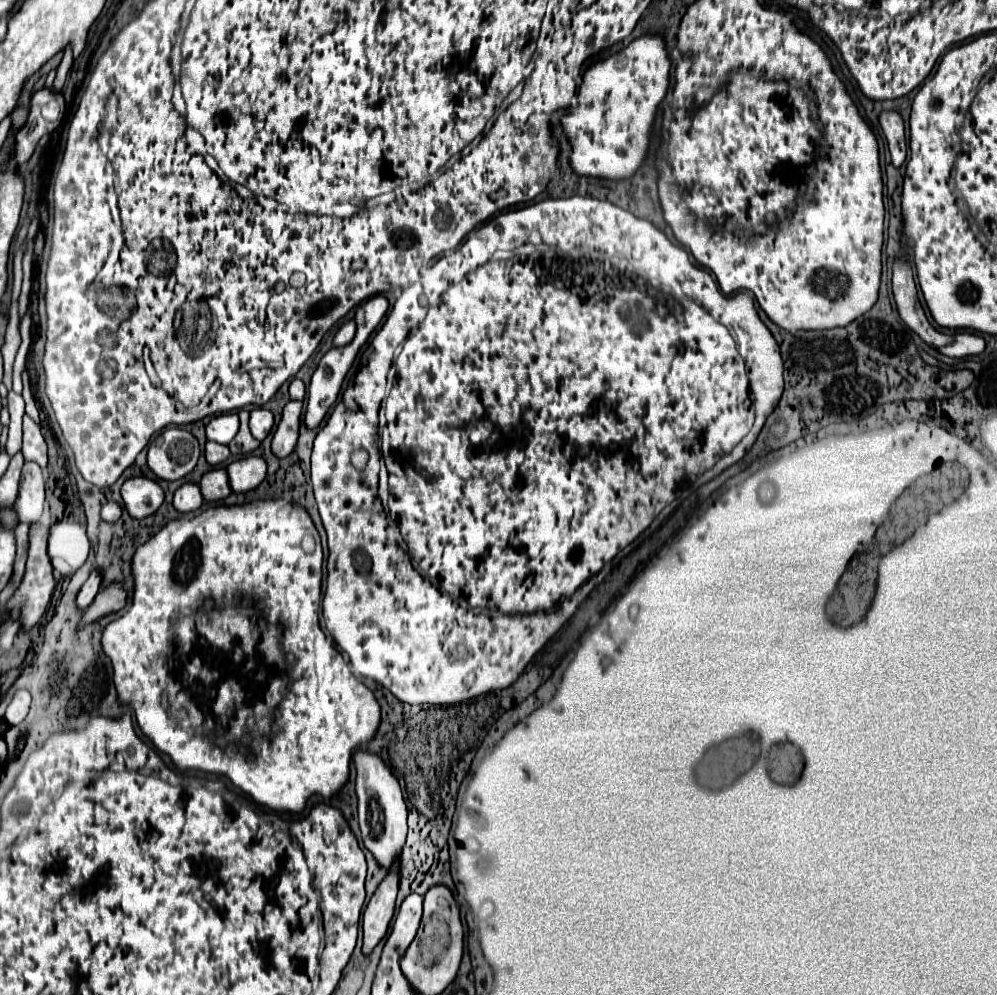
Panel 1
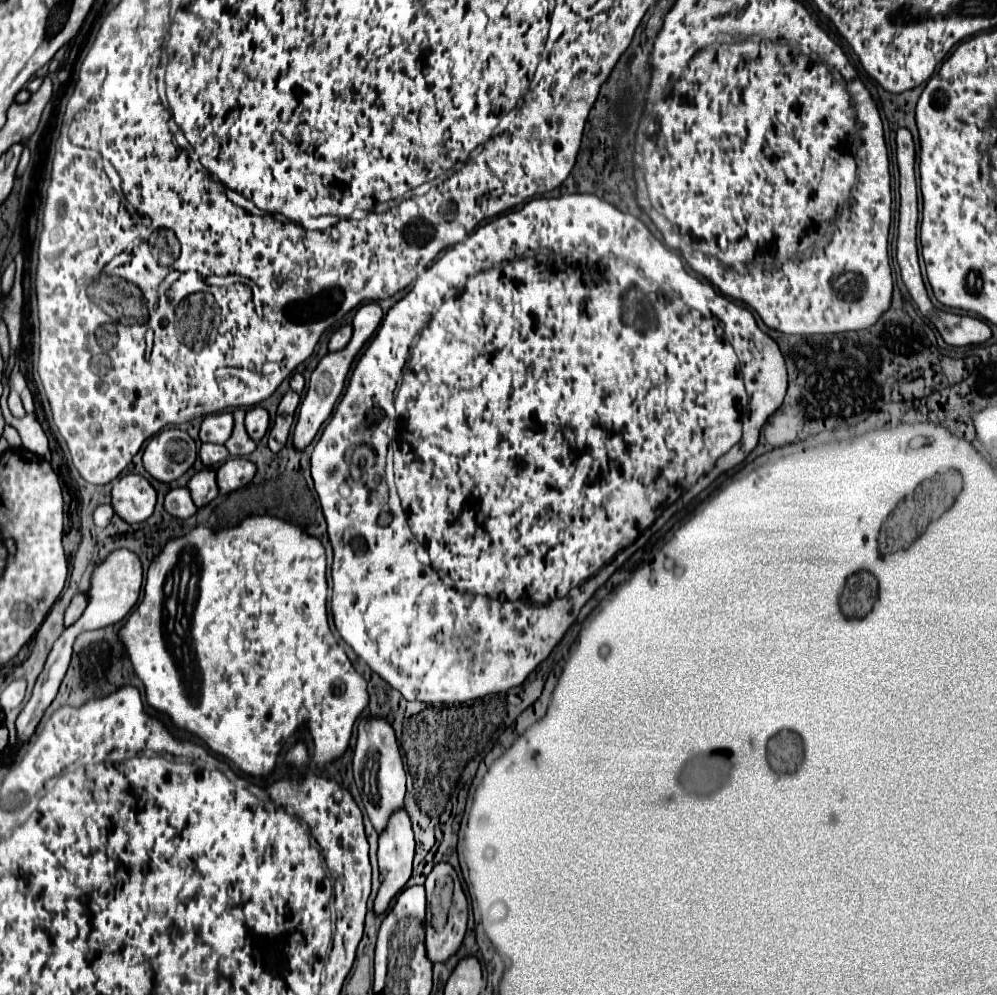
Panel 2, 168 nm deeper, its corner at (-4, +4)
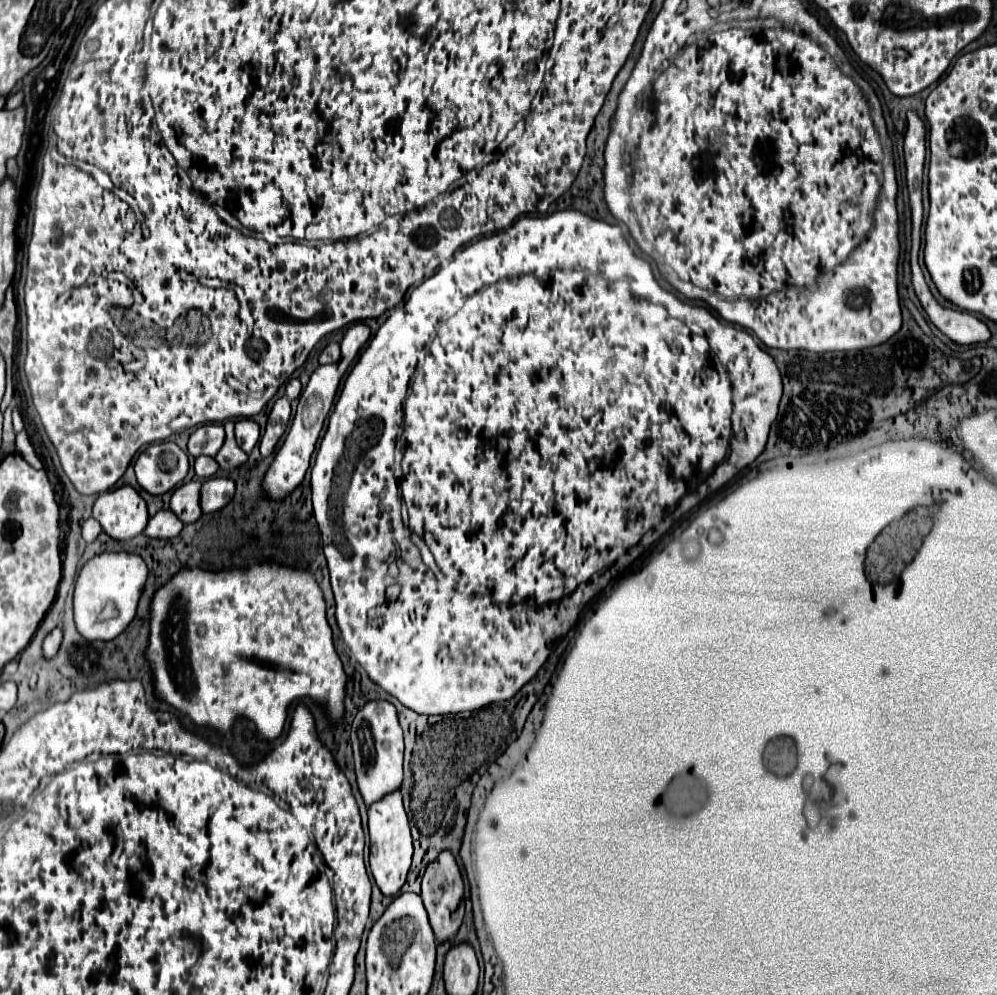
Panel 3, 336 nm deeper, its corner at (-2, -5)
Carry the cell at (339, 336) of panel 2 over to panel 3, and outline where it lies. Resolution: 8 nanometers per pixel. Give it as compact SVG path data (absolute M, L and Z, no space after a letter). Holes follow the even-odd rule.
M329 343L323 349L323 353L319 357L319 363L325 365L325 363L337 363L337 361L339 361L339 343Z

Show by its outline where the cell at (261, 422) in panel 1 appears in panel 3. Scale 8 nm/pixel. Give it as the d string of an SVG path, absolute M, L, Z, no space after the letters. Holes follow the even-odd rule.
M239 419L235 423L235 437L237 437L237 445L245 451L251 453L251 449L257 445L259 441L259 425L251 419Z

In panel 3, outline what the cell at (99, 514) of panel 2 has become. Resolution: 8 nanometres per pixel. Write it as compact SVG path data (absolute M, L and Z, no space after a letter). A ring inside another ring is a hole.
M87 519L87 521L81 525L81 535L83 535L85 543L95 541L99 533L101 533L101 529L99 529L99 523L95 523L95 519Z

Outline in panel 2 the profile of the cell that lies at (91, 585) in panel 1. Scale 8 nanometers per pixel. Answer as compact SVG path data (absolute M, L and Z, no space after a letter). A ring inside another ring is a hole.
M77 592L65 612L65 626L71 626L75 620L79 620L85 606L87 606L87 592Z

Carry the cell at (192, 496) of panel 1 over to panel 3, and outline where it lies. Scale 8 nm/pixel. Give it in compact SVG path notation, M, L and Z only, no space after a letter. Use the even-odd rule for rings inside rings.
M159 511L155 517L149 519L143 535L147 535L149 539L171 539L177 537L181 529L183 523L179 523L179 519L171 515L171 511Z

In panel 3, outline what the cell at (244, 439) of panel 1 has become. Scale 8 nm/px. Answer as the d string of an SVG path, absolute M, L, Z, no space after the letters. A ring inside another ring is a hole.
M227 421L225 423L225 443L223 447L219 449L219 453L215 455L215 461L221 469L233 469L233 467L239 467L247 461L247 453L237 445L235 441L235 435L233 435L233 421Z

